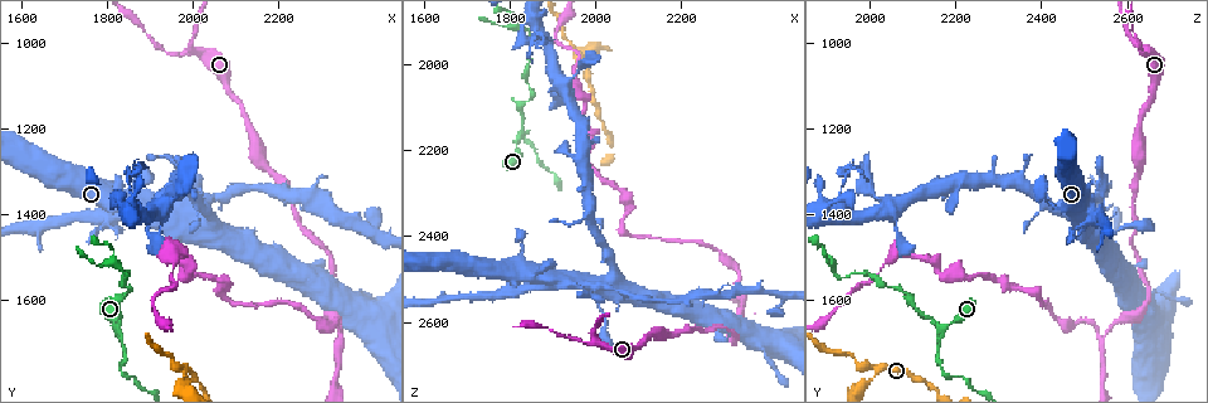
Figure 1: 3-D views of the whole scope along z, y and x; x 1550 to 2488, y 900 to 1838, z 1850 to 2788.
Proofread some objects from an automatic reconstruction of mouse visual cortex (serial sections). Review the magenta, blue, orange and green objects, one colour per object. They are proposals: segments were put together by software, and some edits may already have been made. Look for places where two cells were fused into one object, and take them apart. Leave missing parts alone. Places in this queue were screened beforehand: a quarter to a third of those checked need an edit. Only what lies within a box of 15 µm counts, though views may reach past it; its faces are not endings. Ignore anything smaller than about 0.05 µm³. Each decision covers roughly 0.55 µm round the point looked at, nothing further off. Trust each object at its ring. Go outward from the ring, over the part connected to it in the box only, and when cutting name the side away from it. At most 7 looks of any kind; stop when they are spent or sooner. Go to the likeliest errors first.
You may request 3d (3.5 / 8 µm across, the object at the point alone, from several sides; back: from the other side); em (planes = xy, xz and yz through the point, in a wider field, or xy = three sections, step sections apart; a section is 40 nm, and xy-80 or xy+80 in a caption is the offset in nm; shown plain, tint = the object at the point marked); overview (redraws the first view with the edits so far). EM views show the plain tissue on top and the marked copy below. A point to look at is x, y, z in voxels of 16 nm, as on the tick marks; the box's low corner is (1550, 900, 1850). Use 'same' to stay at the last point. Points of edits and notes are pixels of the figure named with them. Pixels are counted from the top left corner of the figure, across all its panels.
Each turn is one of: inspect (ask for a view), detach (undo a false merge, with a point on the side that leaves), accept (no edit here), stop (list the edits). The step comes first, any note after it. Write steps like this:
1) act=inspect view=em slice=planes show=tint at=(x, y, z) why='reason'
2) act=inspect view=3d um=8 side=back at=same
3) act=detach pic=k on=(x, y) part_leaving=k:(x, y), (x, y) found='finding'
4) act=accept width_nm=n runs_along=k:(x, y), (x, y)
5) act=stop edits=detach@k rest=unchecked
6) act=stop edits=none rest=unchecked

act=inspect view=3d um=8 at=(1820, 1660, 2170) why='branch point'

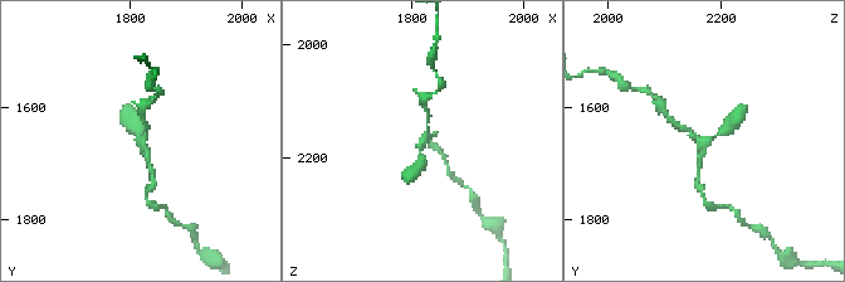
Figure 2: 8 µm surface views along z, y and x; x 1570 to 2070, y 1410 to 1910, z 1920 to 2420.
act=inspect view=em slice=xy step=1 show=tint at=(1820, 1665, 2170) why='need the tissue'

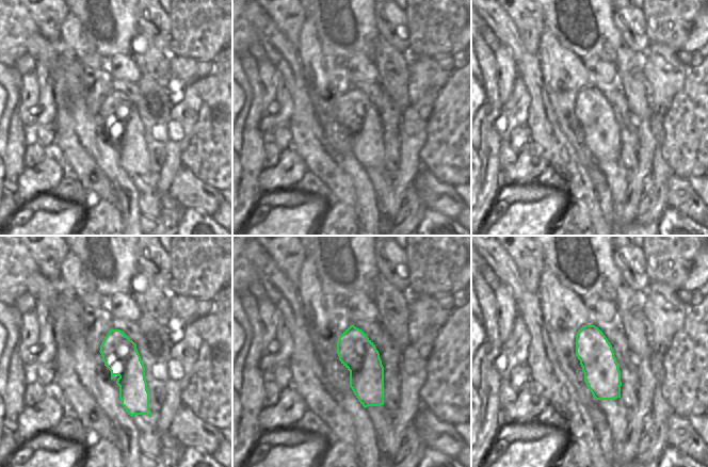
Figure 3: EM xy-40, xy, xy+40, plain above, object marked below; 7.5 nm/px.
act=accept arm_widths_nm=150,150,300 runs_along=2:(418, 169), (428, 113) found='one cell here'

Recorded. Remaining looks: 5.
act=inspect view=em slice=xy step=5 show=tint at=(2345, 1690, 2545) why='abrupt turn'

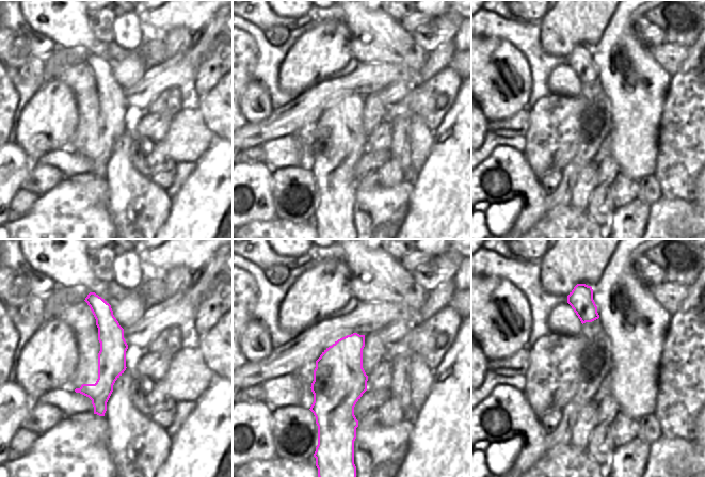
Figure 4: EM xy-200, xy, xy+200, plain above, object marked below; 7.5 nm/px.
act=inspect view=3d um=3.5 at=same

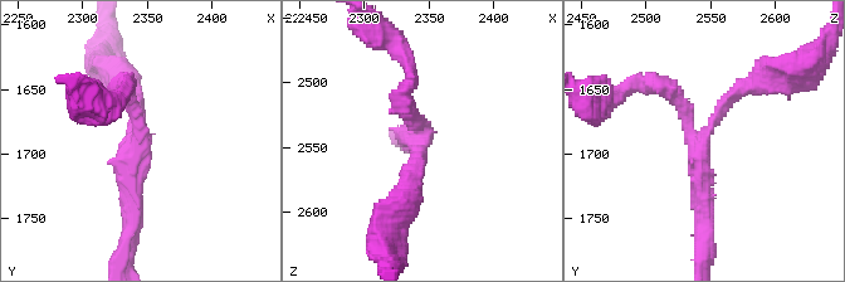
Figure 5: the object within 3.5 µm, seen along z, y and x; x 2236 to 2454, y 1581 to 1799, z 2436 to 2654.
act=accept found='continuous, no second cell'

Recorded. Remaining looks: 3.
act=inspect view=em slice=xy step=3 show=tint at=(2005, 1015, 2655) why='sharp bend'

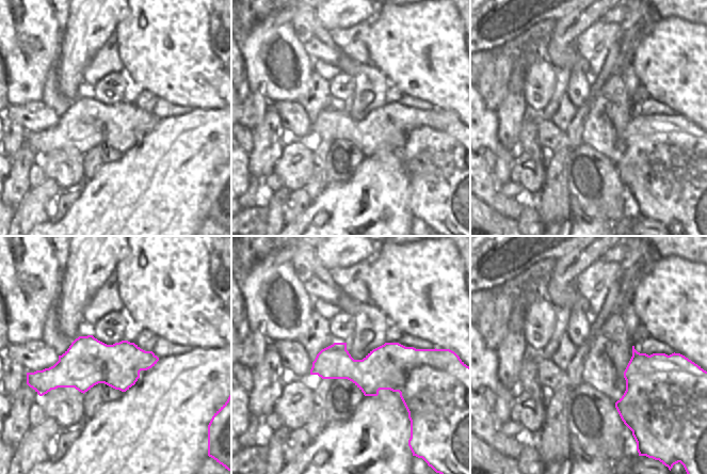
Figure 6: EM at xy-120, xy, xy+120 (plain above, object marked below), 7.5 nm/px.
act=inspect view=3d um=3.5 at=same why='see where the arms go'

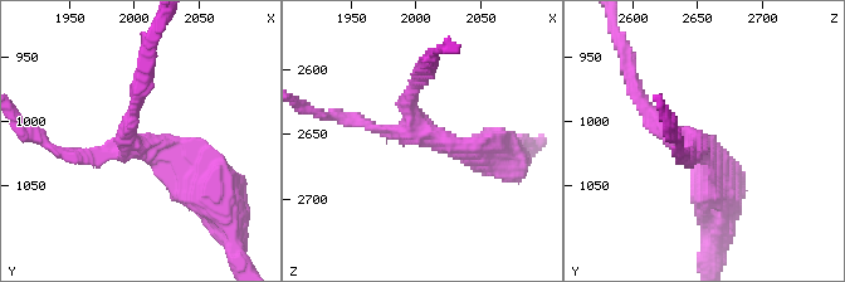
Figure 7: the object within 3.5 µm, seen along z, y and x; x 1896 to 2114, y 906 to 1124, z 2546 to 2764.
act=accept width_nm=300 runs_along=7:(213, 188), (166, 145), (58, 152) found='one cell here'

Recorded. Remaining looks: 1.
act=stop edits=none rest=unchecked

